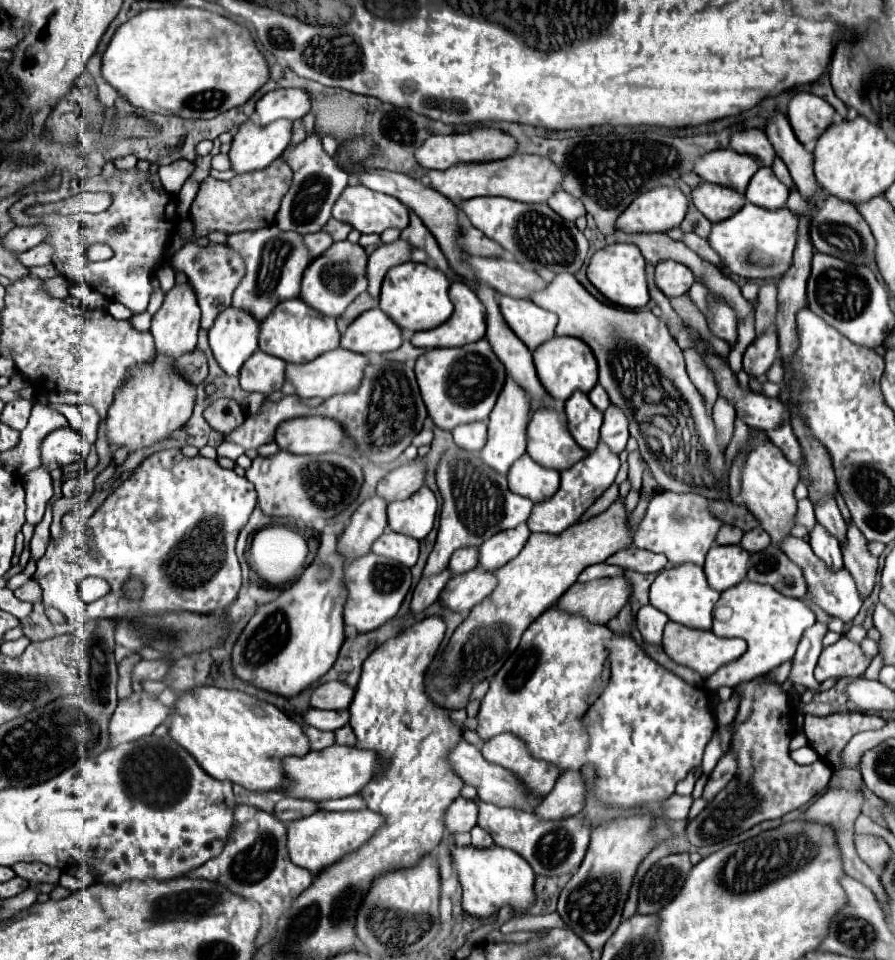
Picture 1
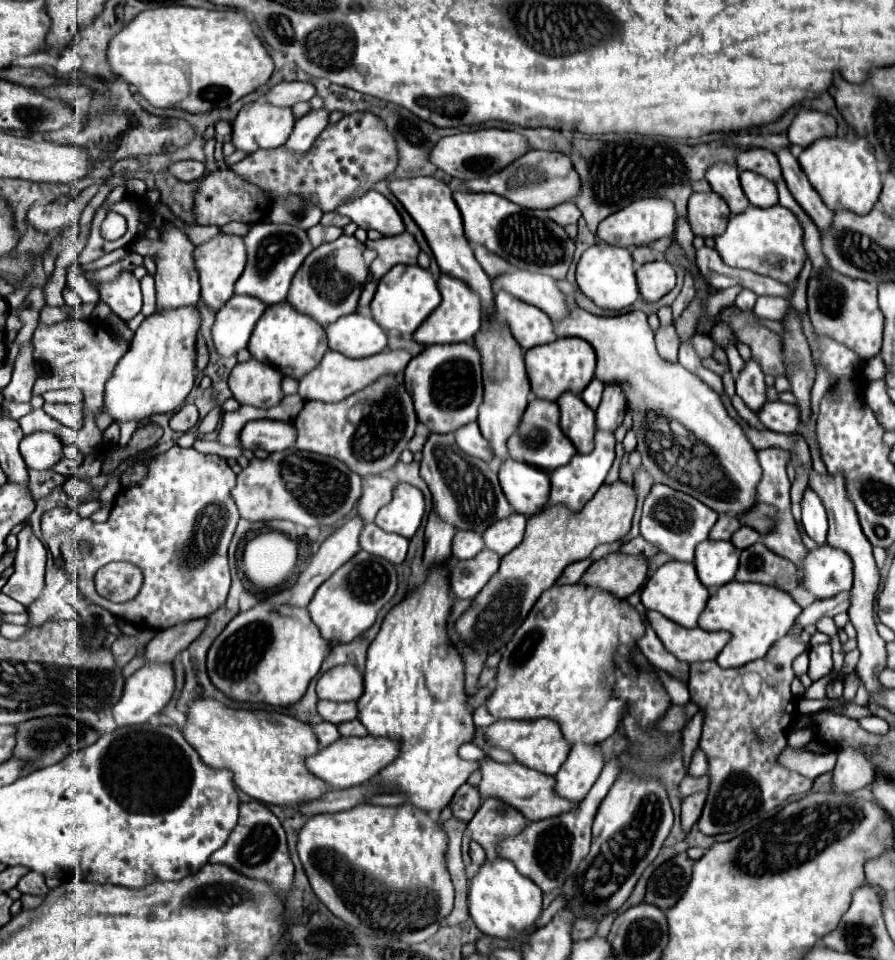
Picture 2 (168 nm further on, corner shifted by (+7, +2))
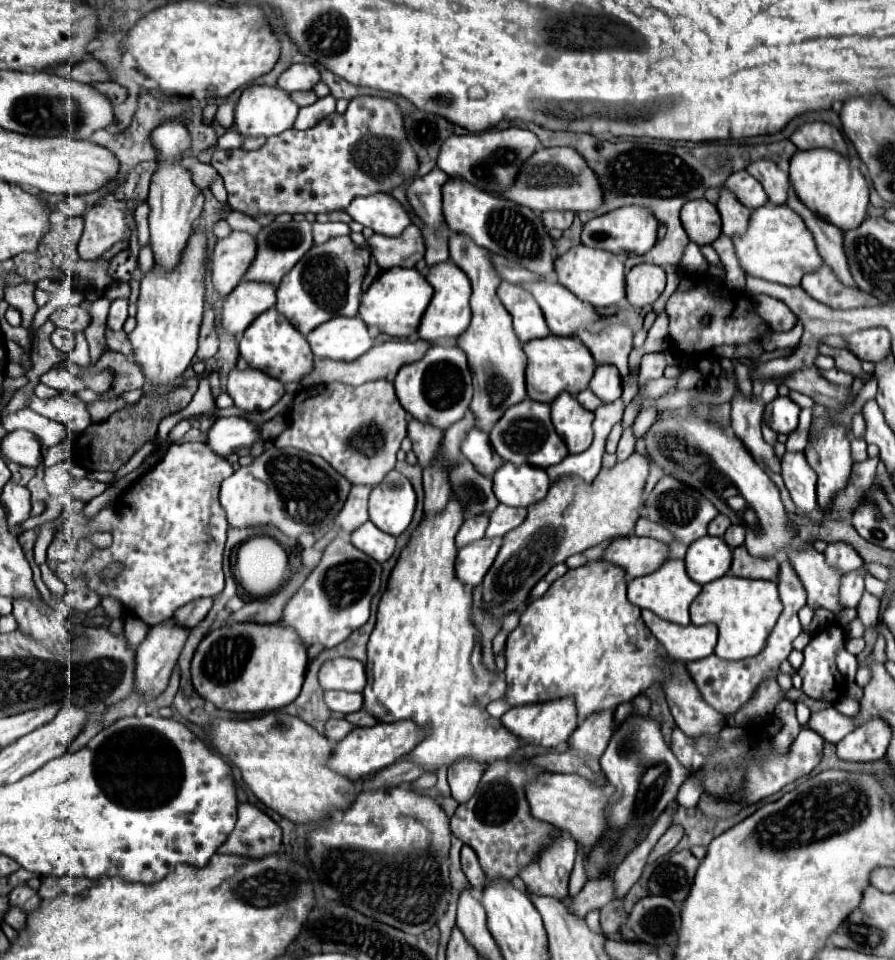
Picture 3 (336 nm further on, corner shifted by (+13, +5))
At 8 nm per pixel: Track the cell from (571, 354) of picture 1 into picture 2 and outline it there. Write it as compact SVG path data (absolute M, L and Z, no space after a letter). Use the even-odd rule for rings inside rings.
M559 338L551 344L535 346L525 352L525 364L533 394L541 400L555 402L563 392L581 394L583 388L593 380L595 372L595 352L591 344L579 338Z

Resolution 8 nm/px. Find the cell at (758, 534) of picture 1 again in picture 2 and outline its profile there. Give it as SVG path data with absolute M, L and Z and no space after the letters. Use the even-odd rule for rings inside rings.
M741 526L739 532L735 532L735 536L731 536L731 542L735 544L735 548L745 550L745 548L749 548L751 544L759 542L759 538L761 538L759 532L755 532L755 530L749 528L749 526Z

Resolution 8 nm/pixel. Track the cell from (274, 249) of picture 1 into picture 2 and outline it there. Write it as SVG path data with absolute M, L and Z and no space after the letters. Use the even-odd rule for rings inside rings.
M255 224L243 240L247 244L247 266L235 284L235 294L249 294L265 304L283 302L295 272L313 250L307 232L291 224Z

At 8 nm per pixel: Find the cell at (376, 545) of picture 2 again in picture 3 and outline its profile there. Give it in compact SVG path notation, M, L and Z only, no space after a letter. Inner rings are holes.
M371 521L363 523L359 529L351 533L351 543L379 563L387 561L395 551L395 537L383 533Z

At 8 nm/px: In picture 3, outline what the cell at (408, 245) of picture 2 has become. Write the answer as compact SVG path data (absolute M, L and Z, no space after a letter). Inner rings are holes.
M409 225L399 237L373 235L367 239L367 245L371 247L371 255L381 269L391 269L397 265L415 267L415 263L423 259L425 253L421 231L415 225Z

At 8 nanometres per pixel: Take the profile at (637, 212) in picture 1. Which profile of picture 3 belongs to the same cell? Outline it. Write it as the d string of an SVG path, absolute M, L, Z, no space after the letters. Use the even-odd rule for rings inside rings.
M629 205L629 207L619 207L615 211L609 211L605 215L599 215L595 219L587 221L583 227L583 233L581 233L581 241L587 247L605 249L611 253L643 255L655 245L657 229L659 229L659 221L651 209L639 207L639 205Z

